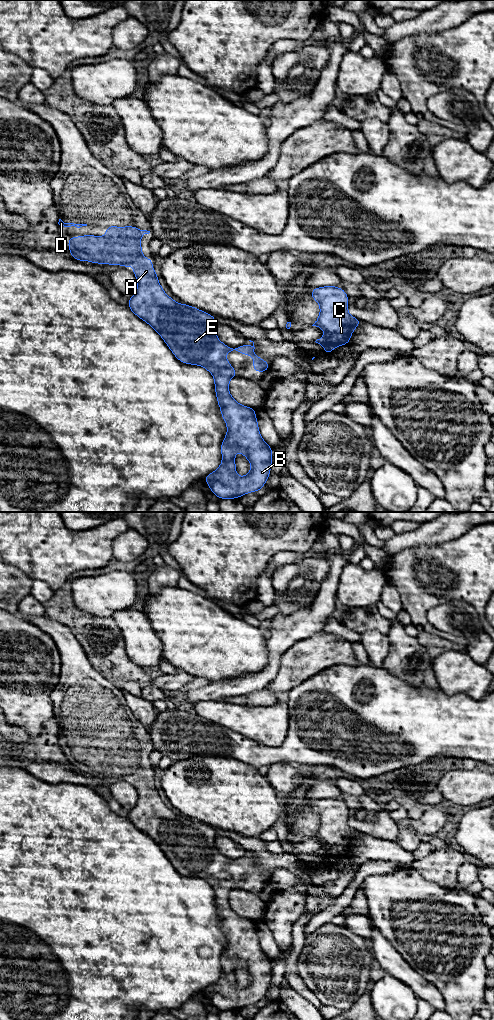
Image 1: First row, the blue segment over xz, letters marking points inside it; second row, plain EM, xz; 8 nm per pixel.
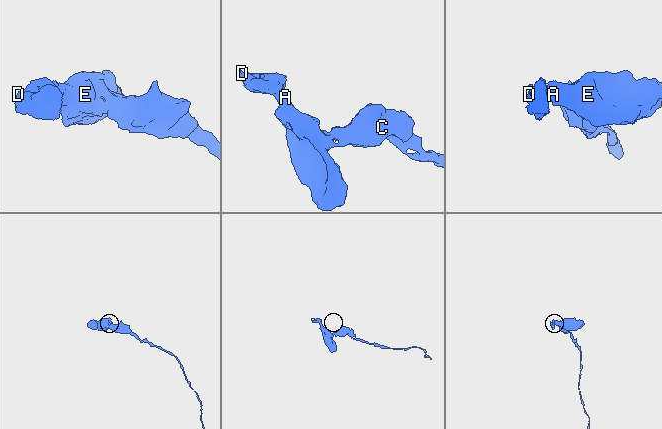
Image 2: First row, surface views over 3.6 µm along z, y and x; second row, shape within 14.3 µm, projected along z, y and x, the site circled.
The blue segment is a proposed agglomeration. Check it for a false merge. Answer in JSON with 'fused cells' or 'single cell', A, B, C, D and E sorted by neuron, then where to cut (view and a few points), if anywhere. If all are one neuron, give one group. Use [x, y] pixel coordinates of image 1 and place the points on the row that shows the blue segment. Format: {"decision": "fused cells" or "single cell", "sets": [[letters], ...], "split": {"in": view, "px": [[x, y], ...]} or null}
{"decision": "single cell", "sets": [["A", "B", "C", "D", "E"]], "split": null}

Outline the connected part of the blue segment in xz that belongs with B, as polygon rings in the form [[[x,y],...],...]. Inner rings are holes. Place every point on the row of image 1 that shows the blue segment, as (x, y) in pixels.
[[[105,226],[105,228],[107,233],[106,236],[83,235],[67,238],[70,255],[81,262],[89,261],[95,264],[104,263],[107,265],[122,265],[123,268],[130,267],[131,263],[135,264],[133,266],[133,274],[137,278],[138,286],[135,294],[129,298],[129,302],[127,304],[129,309],[141,320],[148,323],[161,336],[171,352],[180,362],[183,364],[202,366],[214,377],[217,403],[221,410],[221,416],[227,425],[227,433],[220,446],[222,462],[218,469],[205,476],[204,481],[210,487],[211,492],[220,500],[237,499],[245,494],[259,491],[264,487],[270,475],[273,449],[261,437],[256,418],[256,410],[239,404],[230,395],[229,381],[234,376],[238,376],[238,374],[237,371],[231,366],[230,362],[225,358],[225,354],[228,352],[240,352],[246,356],[252,356],[254,372],[267,372],[270,366],[269,362],[263,360],[254,353],[254,342],[251,340],[249,341],[253,343],[252,346],[249,344],[244,344],[239,347],[228,347],[222,343],[216,335],[217,323],[214,316],[185,303],[178,304],[174,299],[166,295],[158,281],[158,274],[153,270],[152,259],[145,258],[142,254],[143,246],[140,244],[139,240],[144,234],[149,234],[150,231],[140,230],[135,226]],[[237,451],[243,454],[251,464],[250,472],[243,477],[239,477],[236,472],[235,454]]]

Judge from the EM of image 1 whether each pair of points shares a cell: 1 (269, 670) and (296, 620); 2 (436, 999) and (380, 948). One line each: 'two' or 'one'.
1: one
2: one

